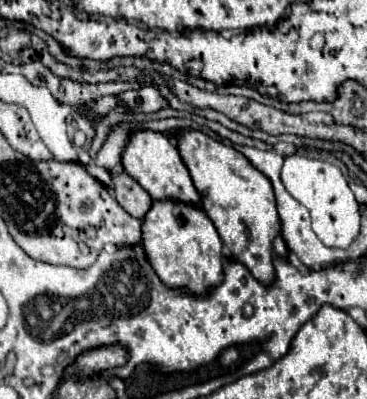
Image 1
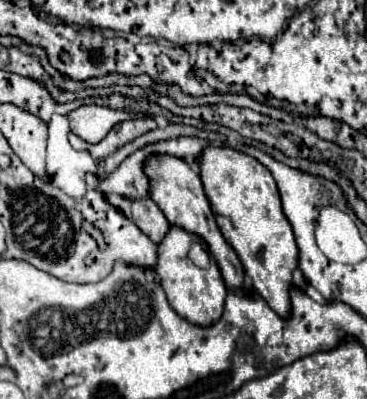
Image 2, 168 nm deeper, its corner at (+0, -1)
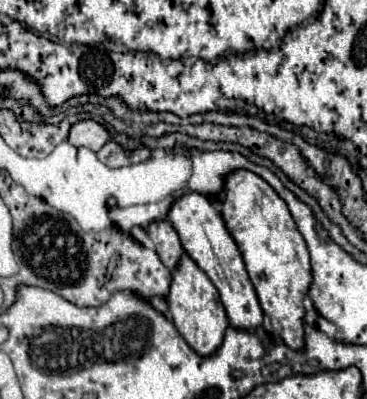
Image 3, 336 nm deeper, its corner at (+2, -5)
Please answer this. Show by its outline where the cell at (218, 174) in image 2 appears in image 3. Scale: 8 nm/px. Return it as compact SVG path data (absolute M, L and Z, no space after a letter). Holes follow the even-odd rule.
M238 170L232 172L226 180L224 186L224 196L222 196L222 216L226 220L226 228L232 234L232 238L236 240L246 270L250 274L250 280L254 284L254 290L258 294L260 306L264 310L264 314L270 318L270 326L274 328L274 332L278 334L278 338L292 350L304 350L304 314L306 308L302 304L302 298L308 294L310 286L312 286L312 266L310 266L310 254L306 248L306 242L302 238L302 234L298 232L292 214L286 206L286 202L256 174L248 172L248 170Z

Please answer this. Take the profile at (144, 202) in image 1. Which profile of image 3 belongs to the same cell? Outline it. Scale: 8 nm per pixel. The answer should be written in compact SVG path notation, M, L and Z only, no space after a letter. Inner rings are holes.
M152 222L148 228L148 236L156 244L156 252L160 260L164 262L164 266L174 270L178 266L180 254L184 254L184 248L172 224L170 222Z

